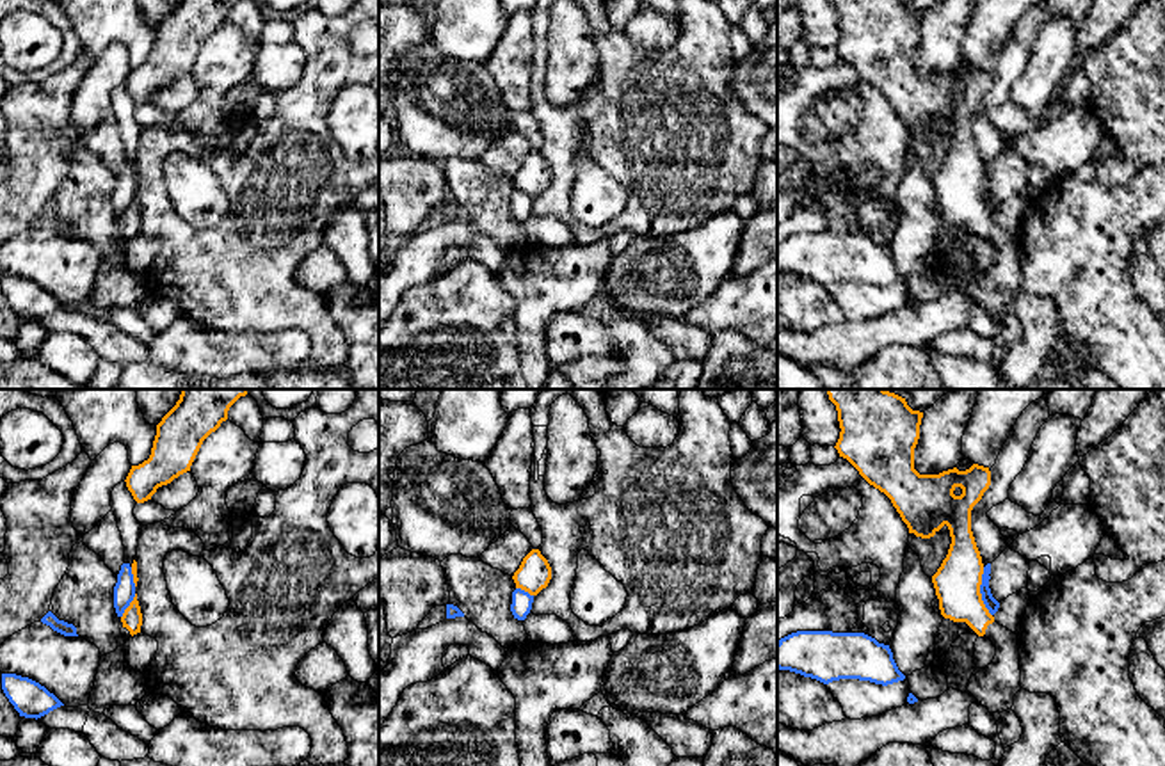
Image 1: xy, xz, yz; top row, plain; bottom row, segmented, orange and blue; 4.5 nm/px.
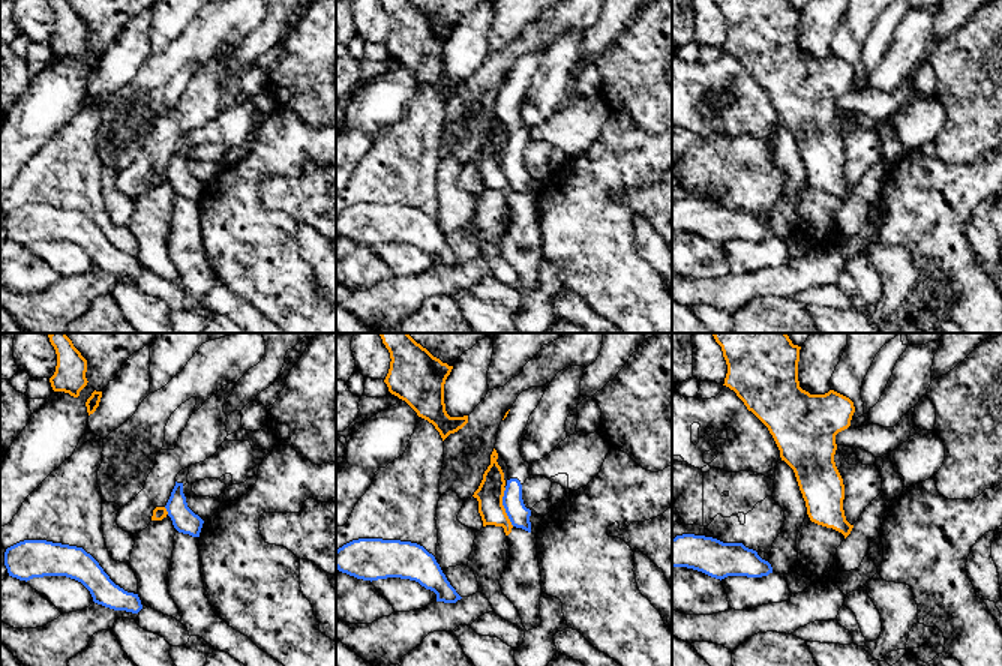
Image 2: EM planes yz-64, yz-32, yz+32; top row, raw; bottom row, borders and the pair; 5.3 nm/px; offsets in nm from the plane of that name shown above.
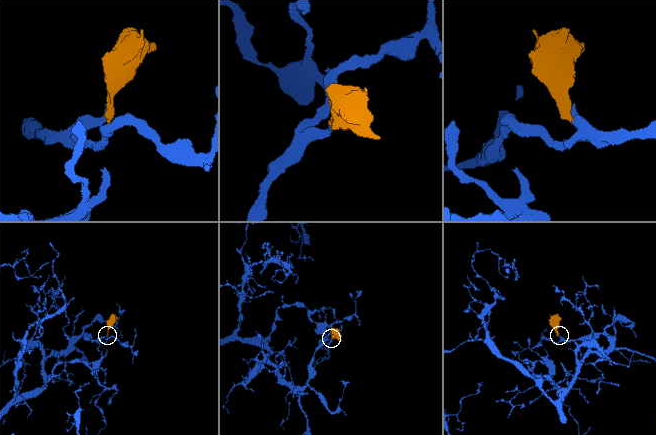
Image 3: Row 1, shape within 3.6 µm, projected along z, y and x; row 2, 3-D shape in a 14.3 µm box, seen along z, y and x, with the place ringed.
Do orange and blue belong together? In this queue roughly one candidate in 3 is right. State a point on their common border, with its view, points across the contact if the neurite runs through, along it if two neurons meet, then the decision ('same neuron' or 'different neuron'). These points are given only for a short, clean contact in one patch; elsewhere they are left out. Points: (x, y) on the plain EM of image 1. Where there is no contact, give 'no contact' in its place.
meets orange in yz at (979, 194); border along yz (982, 169), (980, 201), (991, 217); different neuron

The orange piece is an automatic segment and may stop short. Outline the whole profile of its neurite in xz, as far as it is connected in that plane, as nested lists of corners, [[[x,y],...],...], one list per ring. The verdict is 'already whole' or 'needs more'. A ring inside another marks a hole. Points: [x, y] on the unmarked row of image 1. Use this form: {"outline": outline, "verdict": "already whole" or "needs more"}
{"outline": [[[532,151],[512,178],[516,190],[537,197],[551,181],[551,169],[539,151]]], "verdict": "already whole"}

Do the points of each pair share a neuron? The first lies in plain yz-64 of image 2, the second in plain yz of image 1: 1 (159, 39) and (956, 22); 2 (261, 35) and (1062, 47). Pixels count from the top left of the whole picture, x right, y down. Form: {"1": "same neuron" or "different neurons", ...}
{"1": "different neurons", "2": "different neurons"}

